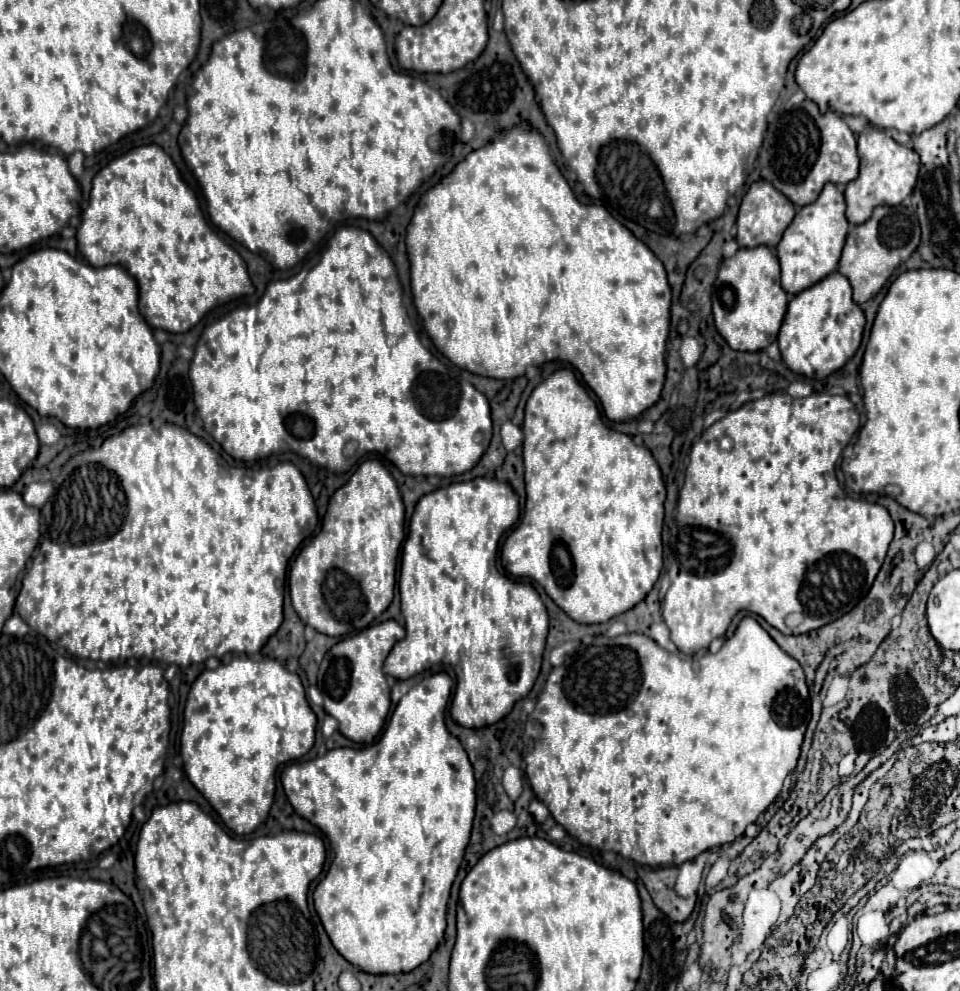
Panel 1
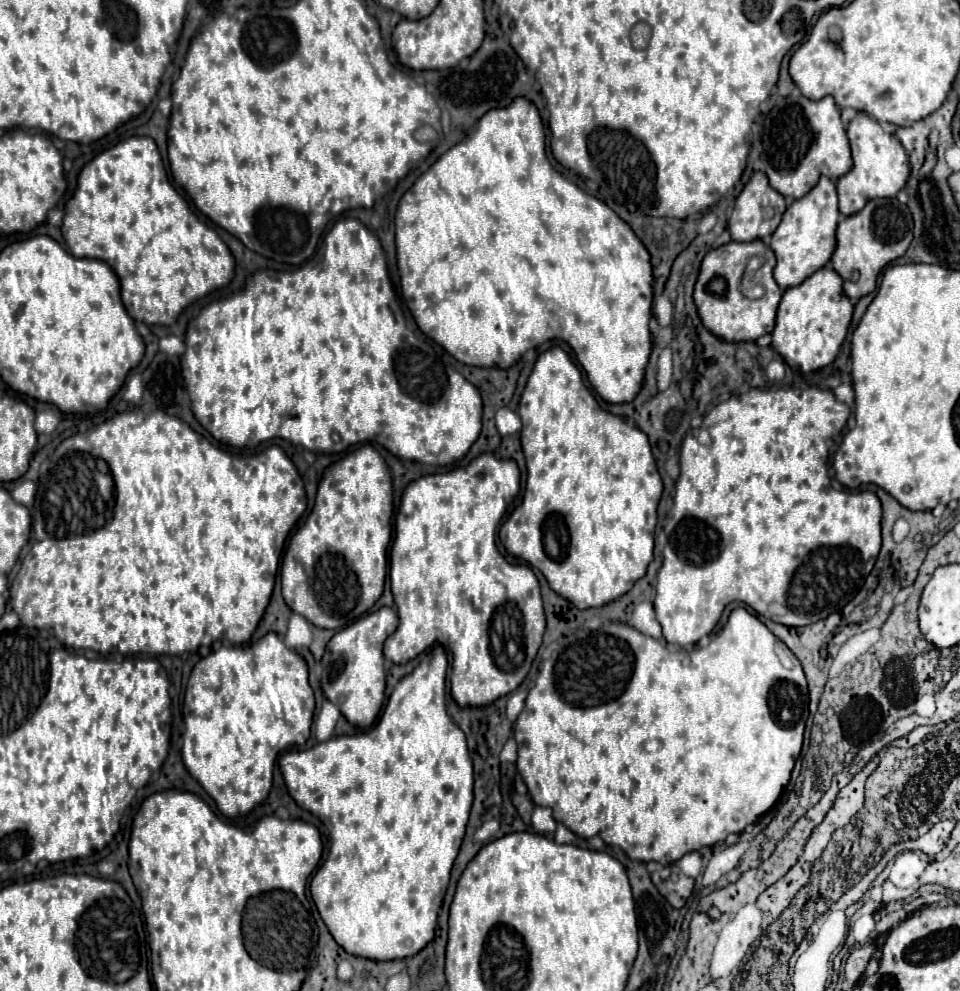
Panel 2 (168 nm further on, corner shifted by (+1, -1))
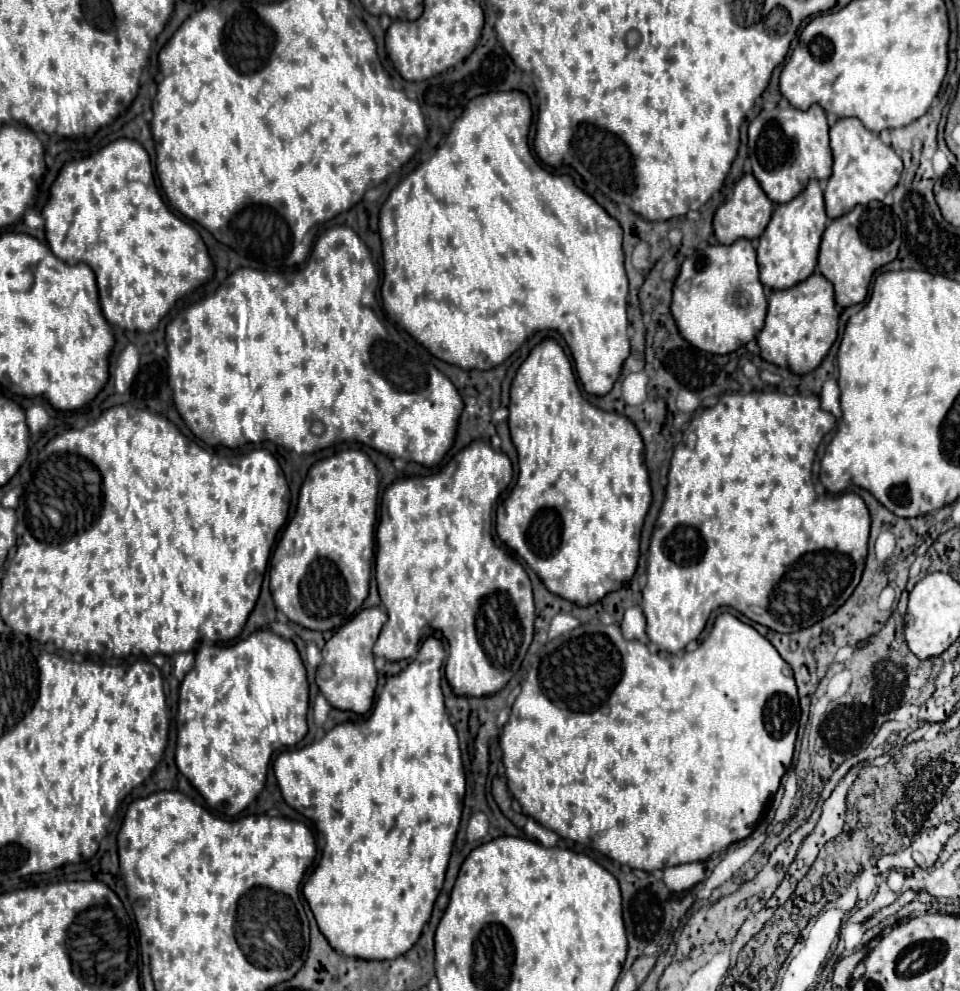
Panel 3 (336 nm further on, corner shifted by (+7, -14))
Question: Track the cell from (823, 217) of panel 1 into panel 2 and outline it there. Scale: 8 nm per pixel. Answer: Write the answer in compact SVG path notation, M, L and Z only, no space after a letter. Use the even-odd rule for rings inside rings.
M820 177L818 185L806 193L802 199L794 201L784 217L778 229L772 233L770 247L776 255L776 267L774 267L774 279L780 285L780 289L796 287L804 279L808 279L812 273L822 269L830 257L836 251L836 227L838 227L840 211L838 211L838 195L836 185L828 177Z

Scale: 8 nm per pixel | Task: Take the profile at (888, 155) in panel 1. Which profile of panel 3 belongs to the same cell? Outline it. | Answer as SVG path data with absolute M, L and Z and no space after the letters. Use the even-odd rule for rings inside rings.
M838 118L830 128L830 148L834 164L824 190L828 218L840 218L856 204L884 200L884 196L898 184L902 172L900 156L886 146L878 134L866 130L858 118Z

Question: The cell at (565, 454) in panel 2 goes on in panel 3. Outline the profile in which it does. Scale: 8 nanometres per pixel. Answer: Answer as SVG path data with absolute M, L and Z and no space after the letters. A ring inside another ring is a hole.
M544 338L540 344L536 344L528 358L520 364L520 368L516 370L516 376L512 380L510 386L510 404L508 404L508 426L510 426L510 434L512 434L512 442L518 450L518 480L516 486L510 490L508 498L504 502L498 504L496 510L496 534L498 538L510 546L520 558L526 560L526 564L540 576L540 580L546 584L546 588L578 606L588 606L592 602L602 600L608 592L618 590L626 580L632 578L636 566L638 566L638 554L640 554L640 530L646 518L646 512L650 508L652 502L652 490L650 490L650 482L648 482L648 470L644 464L644 444L642 438L634 426L632 420L628 420L626 416L618 414L618 412L610 412L610 410L600 410L596 406L592 406L586 398L582 398L580 390L578 390L578 382L576 376L572 372L572 364L568 360L568 356L564 354L562 346L552 340L552 338Z

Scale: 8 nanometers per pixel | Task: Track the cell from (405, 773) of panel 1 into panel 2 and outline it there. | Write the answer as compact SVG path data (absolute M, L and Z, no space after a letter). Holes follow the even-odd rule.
M436 647L430 653L428 659L424 659L410 675L400 679L400 683L396 685L394 693L388 699L388 705L386 705L382 717L378 719L378 723L372 729L368 729L368 731L364 731L360 735L336 737L336 739L318 743L318 745L314 745L308 751L288 751L278 761L290 797L302 809L314 813L326 825L326 829L330 833L330 841L332 841L328 859L324 861L324 865L316 871L316 875L310 881L312 899L314 899L314 903L318 907L318 913L320 913L322 921L326 923L328 931L332 933L334 941L346 953L362 957L362 959L394 961L394 959L412 957L412 955L420 953L434 939L434 933L436 933L438 911L440 911L442 901L444 901L444 893L446 893L446 887L448 887L448 881L450 881L450 871L452 871L454 859L456 859L458 849L460 849L462 839L464 839L464 831L466 831L466 823L468 823L474 799L474 770L468 747L466 747L466 737L458 729L458 725L452 723L452 719L448 717L447 713L446 680L448 671L448 657L446 657L442 647Z

